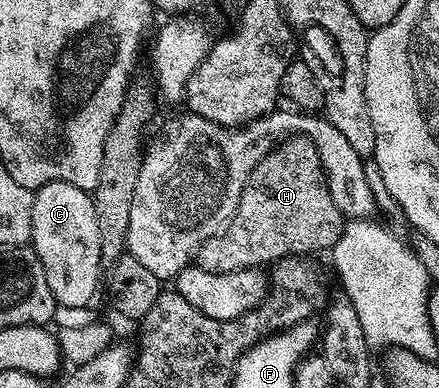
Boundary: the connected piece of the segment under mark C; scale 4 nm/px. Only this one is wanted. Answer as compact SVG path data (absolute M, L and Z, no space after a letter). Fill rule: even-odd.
M49 182L35 190L30 242L44 268L44 276L48 276L48 288L52 288L55 303L59 307L67 306L70 310L88 305L98 290L98 277L101 274L103 277L104 274L101 266L100 231L96 224L96 210L91 195L67 182Z

